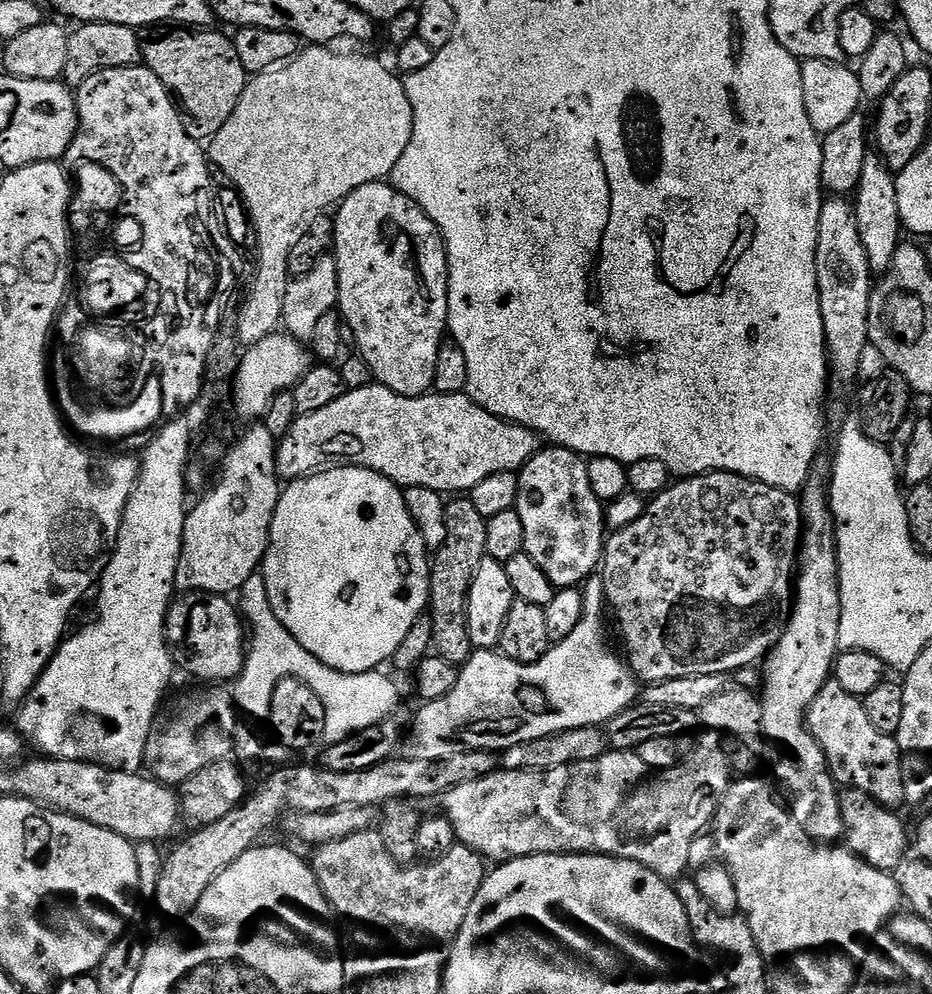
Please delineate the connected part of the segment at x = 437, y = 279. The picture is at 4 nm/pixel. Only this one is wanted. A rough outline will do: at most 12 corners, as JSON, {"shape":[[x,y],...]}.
{"shape":[[388,182],[334,212],[338,311],[373,377],[431,393],[440,229]]}

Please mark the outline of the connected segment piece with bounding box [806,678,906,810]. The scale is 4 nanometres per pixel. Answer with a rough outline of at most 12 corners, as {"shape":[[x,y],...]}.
{"shape":[[829,679],[806,719],[837,785],[905,803],[901,741]]}

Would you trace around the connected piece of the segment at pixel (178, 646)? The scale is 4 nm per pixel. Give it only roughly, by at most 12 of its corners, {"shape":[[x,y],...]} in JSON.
{"shape":[[180,594],[164,637],[177,669],[235,681],[246,624],[227,595]]}

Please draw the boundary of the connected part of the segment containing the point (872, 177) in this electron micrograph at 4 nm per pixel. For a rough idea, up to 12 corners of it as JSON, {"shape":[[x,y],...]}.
{"shape":[[879,155],[862,166],[854,211],[872,271],[900,249],[896,176]]}

